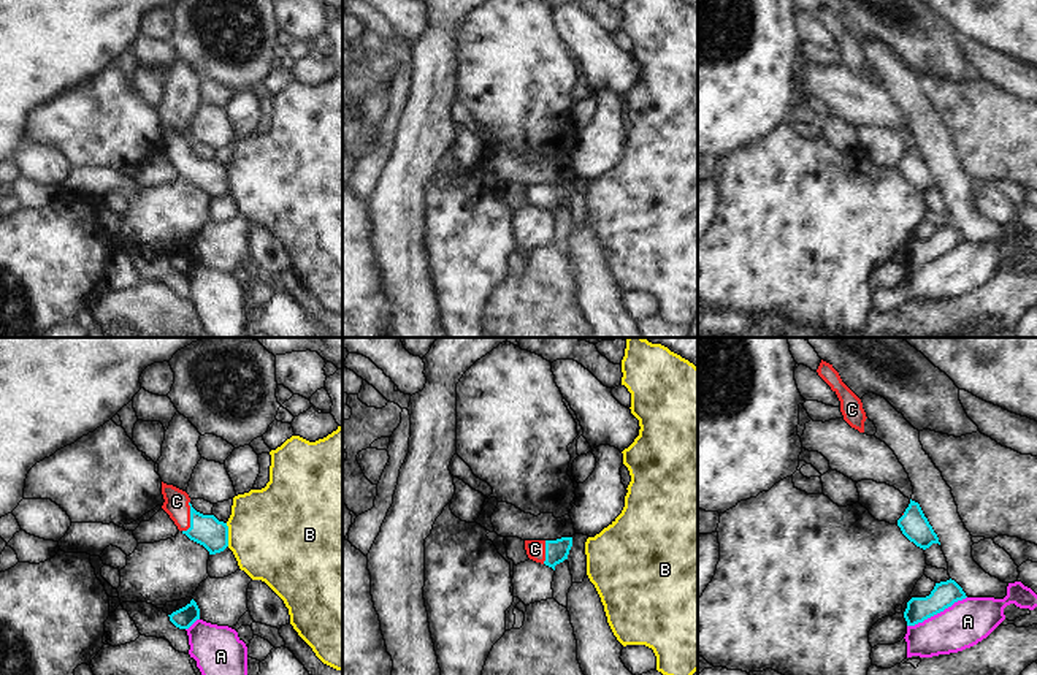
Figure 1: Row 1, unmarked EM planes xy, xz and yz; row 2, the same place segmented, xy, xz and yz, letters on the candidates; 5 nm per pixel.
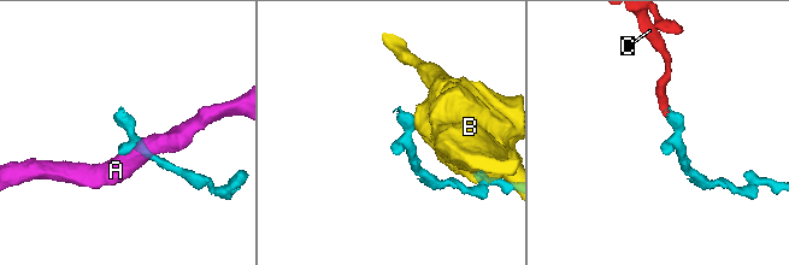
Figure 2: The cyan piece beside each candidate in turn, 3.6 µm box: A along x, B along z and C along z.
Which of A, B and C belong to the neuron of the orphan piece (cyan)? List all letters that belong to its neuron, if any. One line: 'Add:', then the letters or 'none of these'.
Add: C

